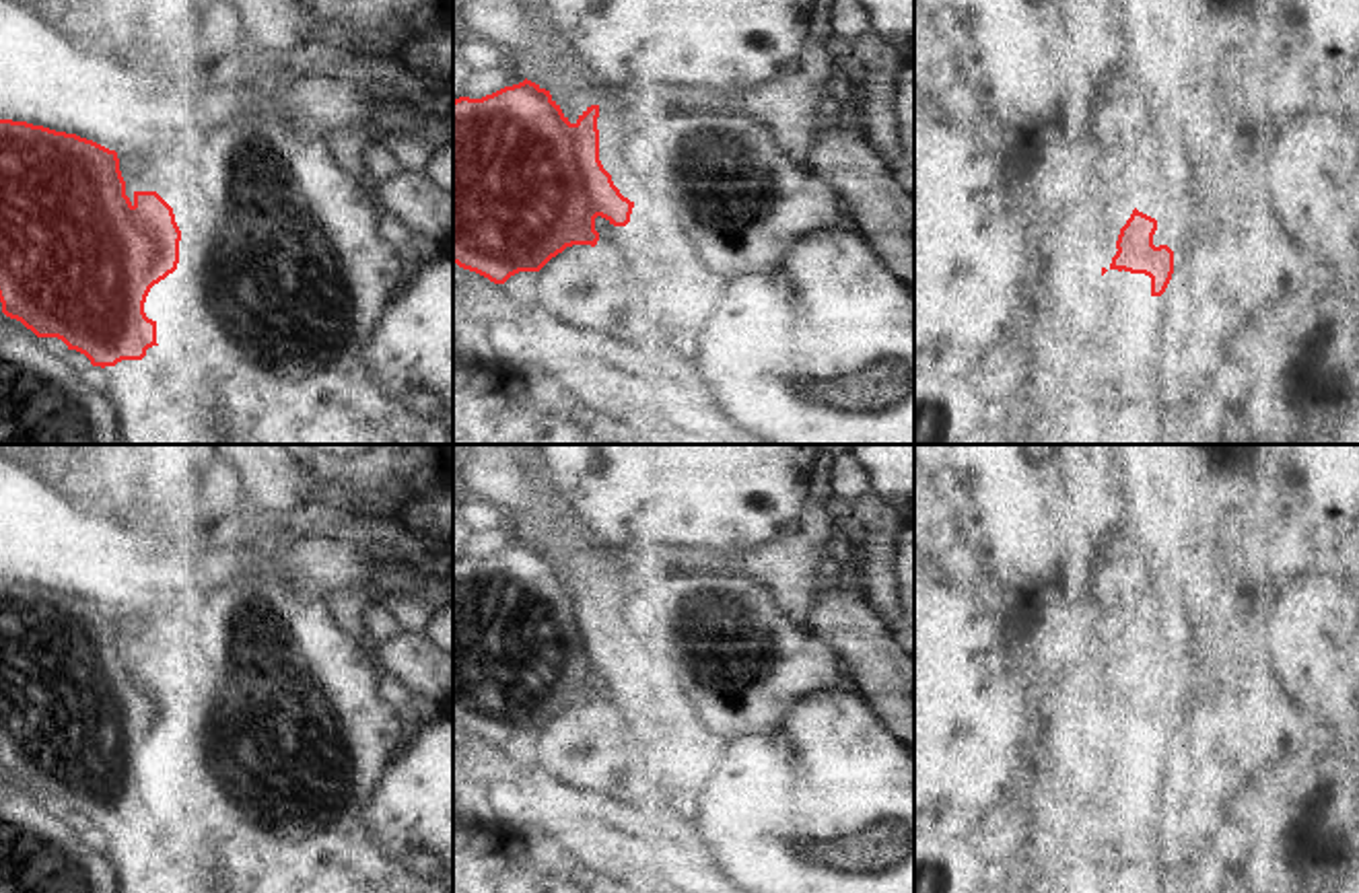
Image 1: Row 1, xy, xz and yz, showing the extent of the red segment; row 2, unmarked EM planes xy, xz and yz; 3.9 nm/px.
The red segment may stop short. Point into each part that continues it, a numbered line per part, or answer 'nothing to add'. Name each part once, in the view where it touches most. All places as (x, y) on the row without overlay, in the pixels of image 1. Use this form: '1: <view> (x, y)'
nothing to add

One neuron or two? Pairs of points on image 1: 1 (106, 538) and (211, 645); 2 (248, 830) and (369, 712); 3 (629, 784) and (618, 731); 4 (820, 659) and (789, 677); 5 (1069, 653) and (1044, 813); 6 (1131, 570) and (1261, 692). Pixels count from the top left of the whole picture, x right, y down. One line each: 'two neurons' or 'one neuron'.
1: two neurons
2: one neuron
3: one neuron
4: one neuron
5: one neuron
6: two neurons

